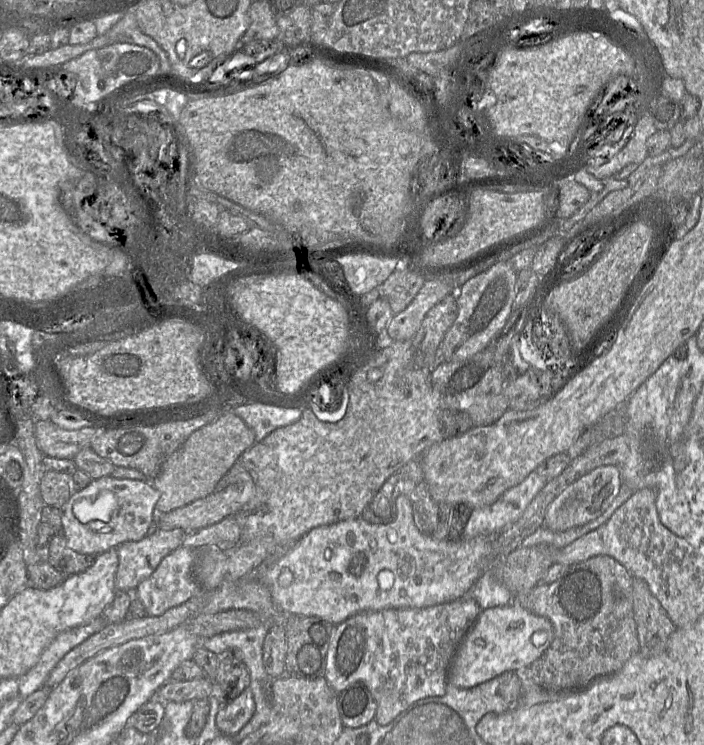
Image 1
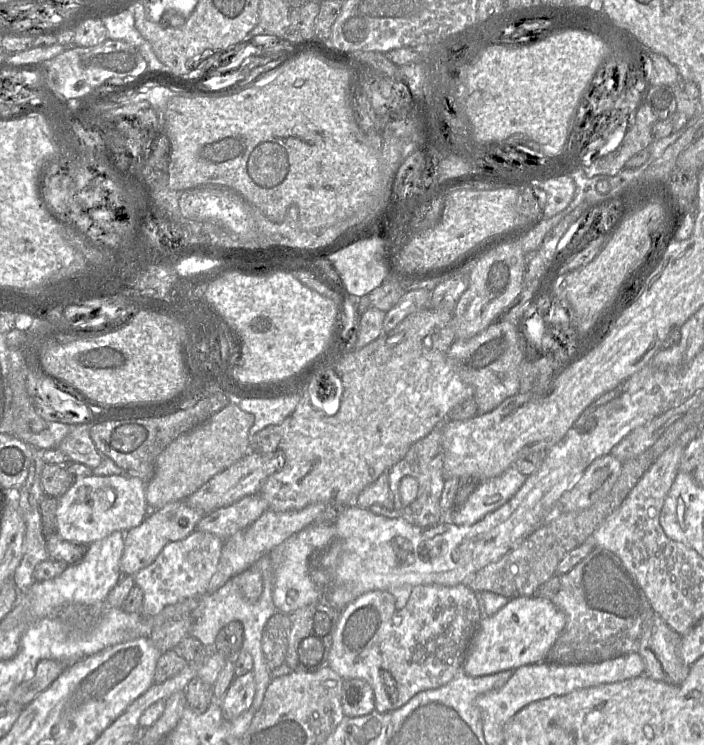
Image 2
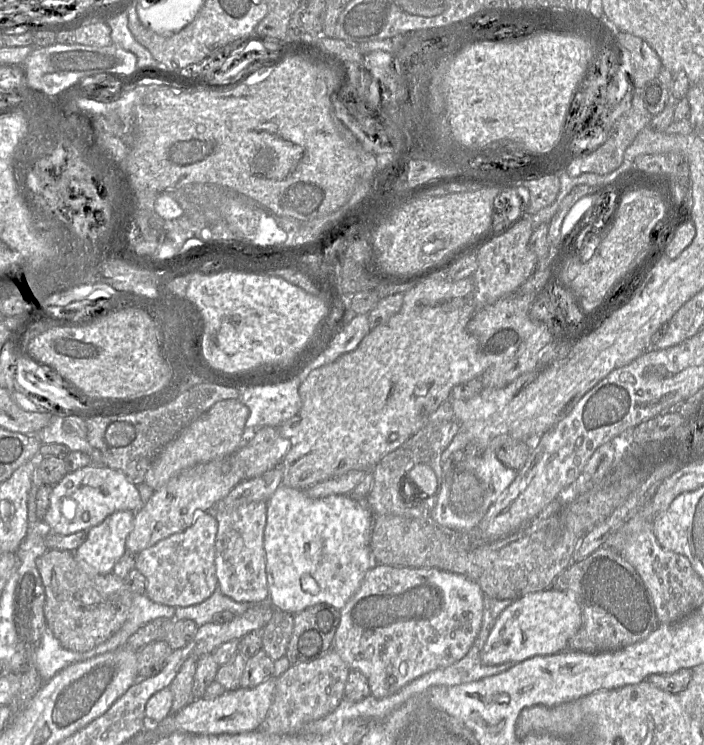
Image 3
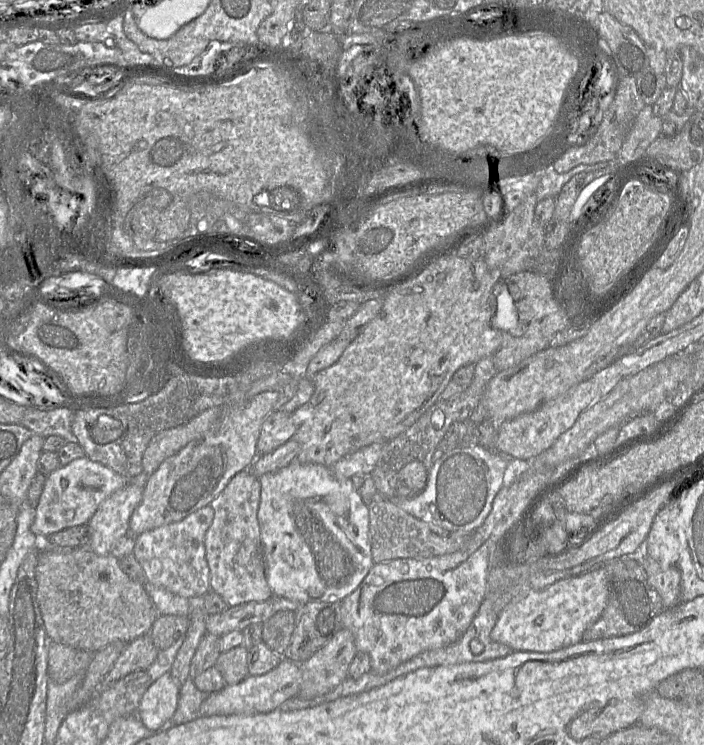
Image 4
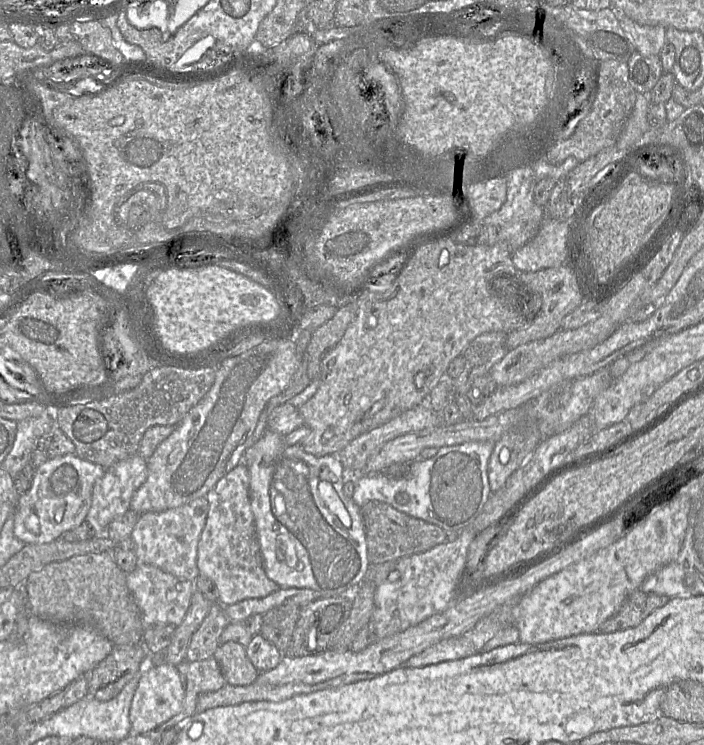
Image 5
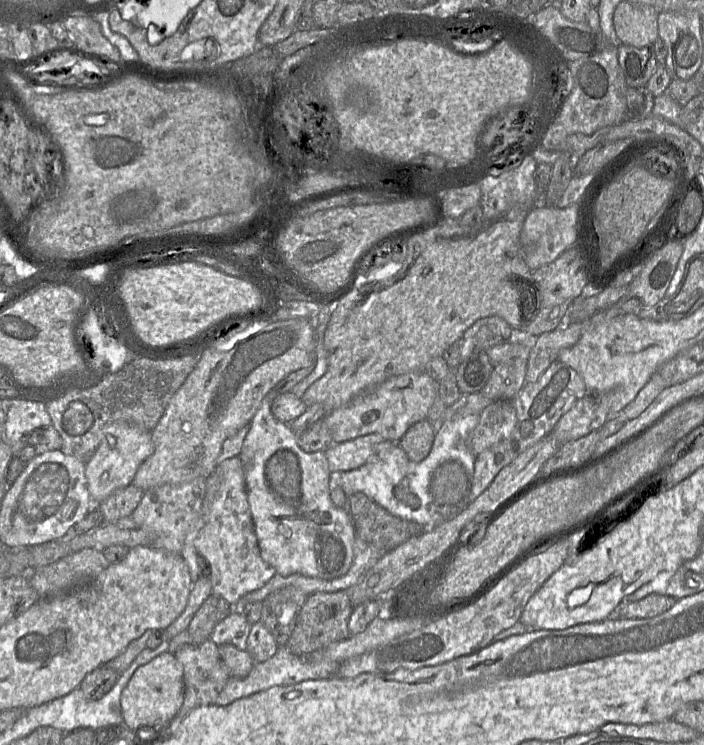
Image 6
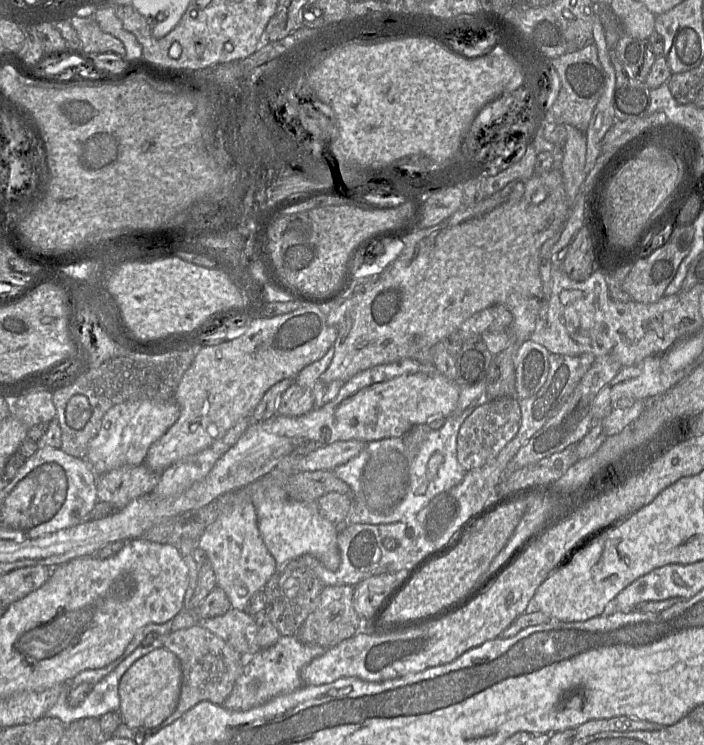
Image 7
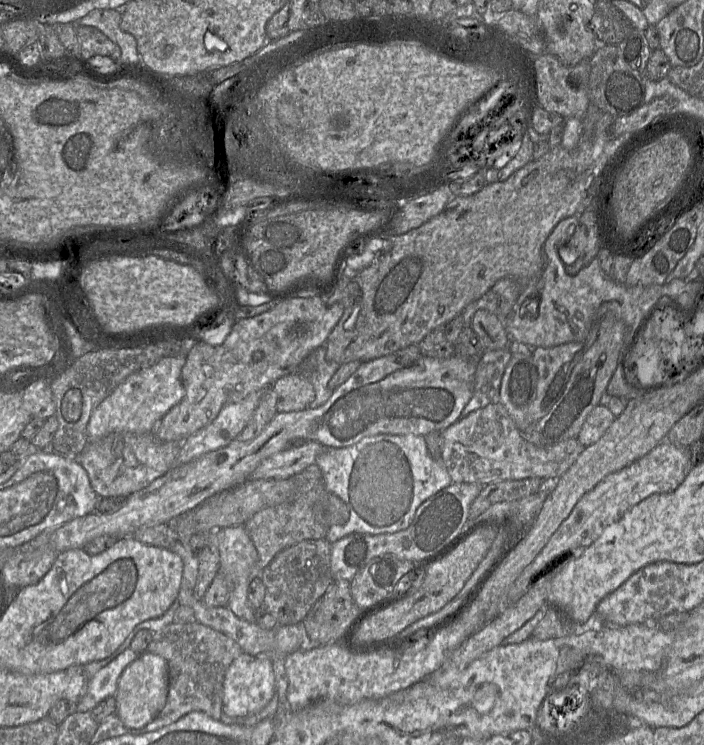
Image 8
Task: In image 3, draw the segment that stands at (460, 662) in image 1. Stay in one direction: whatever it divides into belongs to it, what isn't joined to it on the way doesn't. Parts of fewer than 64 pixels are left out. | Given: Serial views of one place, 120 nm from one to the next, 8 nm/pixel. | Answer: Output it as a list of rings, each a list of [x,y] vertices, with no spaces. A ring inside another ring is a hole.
[[[553,589],[529,593],[513,600],[497,617],[481,651],[481,661],[484,665],[498,665],[506,662],[518,663],[534,656],[557,654],[567,649],[568,641],[577,633],[581,624],[581,609],[572,594]]]

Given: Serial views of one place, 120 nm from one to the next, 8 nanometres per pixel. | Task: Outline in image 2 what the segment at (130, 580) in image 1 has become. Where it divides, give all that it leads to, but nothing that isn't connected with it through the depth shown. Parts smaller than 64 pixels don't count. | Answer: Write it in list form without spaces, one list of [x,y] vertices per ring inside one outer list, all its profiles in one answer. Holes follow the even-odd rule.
[[[184,500],[171,502],[145,518],[139,526],[125,532],[120,560],[122,576],[134,576],[139,570],[149,566],[168,543],[182,540],[193,532],[203,516],[201,511],[188,506]]]

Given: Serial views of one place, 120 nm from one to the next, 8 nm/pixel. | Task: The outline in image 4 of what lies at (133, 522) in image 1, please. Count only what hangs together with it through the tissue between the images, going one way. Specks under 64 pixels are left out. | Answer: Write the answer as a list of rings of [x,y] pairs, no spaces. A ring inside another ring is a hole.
[[[87,457],[60,466],[46,477],[31,531],[36,536],[47,537],[73,526],[87,524],[99,505],[127,482],[128,479],[119,473]]]

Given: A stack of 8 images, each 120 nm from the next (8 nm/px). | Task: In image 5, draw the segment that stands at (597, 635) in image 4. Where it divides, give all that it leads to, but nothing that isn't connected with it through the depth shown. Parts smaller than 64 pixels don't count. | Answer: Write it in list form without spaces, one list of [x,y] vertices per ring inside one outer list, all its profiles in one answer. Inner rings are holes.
[[[637,589],[630,592],[619,610],[598,629],[600,633],[612,633],[638,626],[654,610],[662,607],[669,598],[660,594],[648,594]]]

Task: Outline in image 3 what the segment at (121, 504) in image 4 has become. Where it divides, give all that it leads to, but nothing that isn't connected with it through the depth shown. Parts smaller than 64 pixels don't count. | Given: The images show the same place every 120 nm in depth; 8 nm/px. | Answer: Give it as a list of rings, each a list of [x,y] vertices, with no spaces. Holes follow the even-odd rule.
[[[117,511],[87,531],[84,543],[74,552],[88,573],[108,574],[126,553],[126,540],[133,527],[134,512]]]

